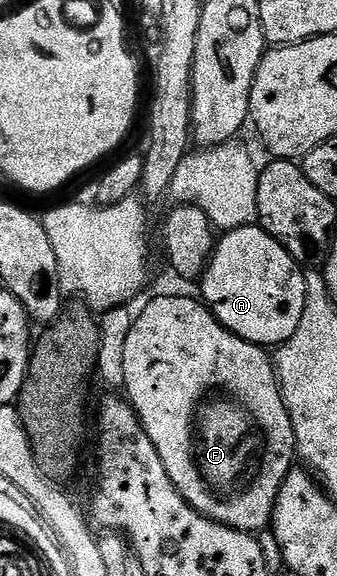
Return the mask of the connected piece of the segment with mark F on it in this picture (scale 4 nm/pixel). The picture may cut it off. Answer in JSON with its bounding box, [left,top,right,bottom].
[122,297,297,535]

